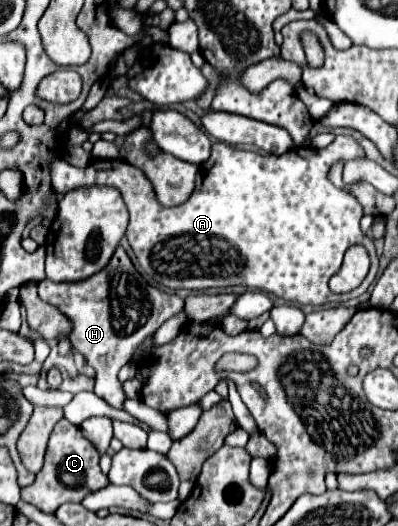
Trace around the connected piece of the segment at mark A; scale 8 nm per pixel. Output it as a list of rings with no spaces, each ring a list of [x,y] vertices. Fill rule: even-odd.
[[[347,135],[335,137],[335,141],[325,149],[305,149],[297,147],[283,155],[261,155],[255,151],[245,151],[231,147],[227,143],[215,143],[211,157],[201,165],[197,175],[195,191],[189,201],[179,207],[159,207],[155,199],[155,191],[151,191],[151,183],[143,171],[129,165],[121,159],[97,159],[89,163],[89,167],[79,169],[71,167],[65,159],[53,159],[49,163],[51,185],[59,195],[81,187],[81,185],[113,185],[121,191],[123,201],[129,209],[129,227],[127,239],[135,251],[141,267],[163,287],[169,289],[209,289],[209,287],[229,287],[229,285],[245,285],[251,289],[261,289],[273,293],[289,303],[297,305],[325,305],[325,303],[343,303],[355,299],[367,291],[373,283],[379,267],[379,259],[375,255],[373,239],[365,235],[359,227],[359,219],[363,217],[363,209],[351,195],[333,187],[327,179],[327,171],[331,163],[351,161],[357,157],[365,157],[361,145]],[[351,245],[363,245],[371,257],[371,269],[363,283],[349,293],[333,293],[329,289],[329,279],[341,267],[343,255]]]

